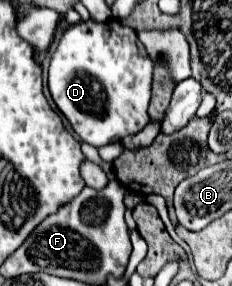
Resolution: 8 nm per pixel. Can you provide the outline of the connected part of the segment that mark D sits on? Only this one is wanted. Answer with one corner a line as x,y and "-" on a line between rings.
109,18
107,22
77,22
67,28
51,56
49,66
49,90
57,108
65,114
69,124
81,142
87,142
95,148
119,142
125,136
137,134
149,122
147,106
151,100
151,84
153,84
153,60
149,58
145,46
139,42
137,32
129,26
123,26
121,20

